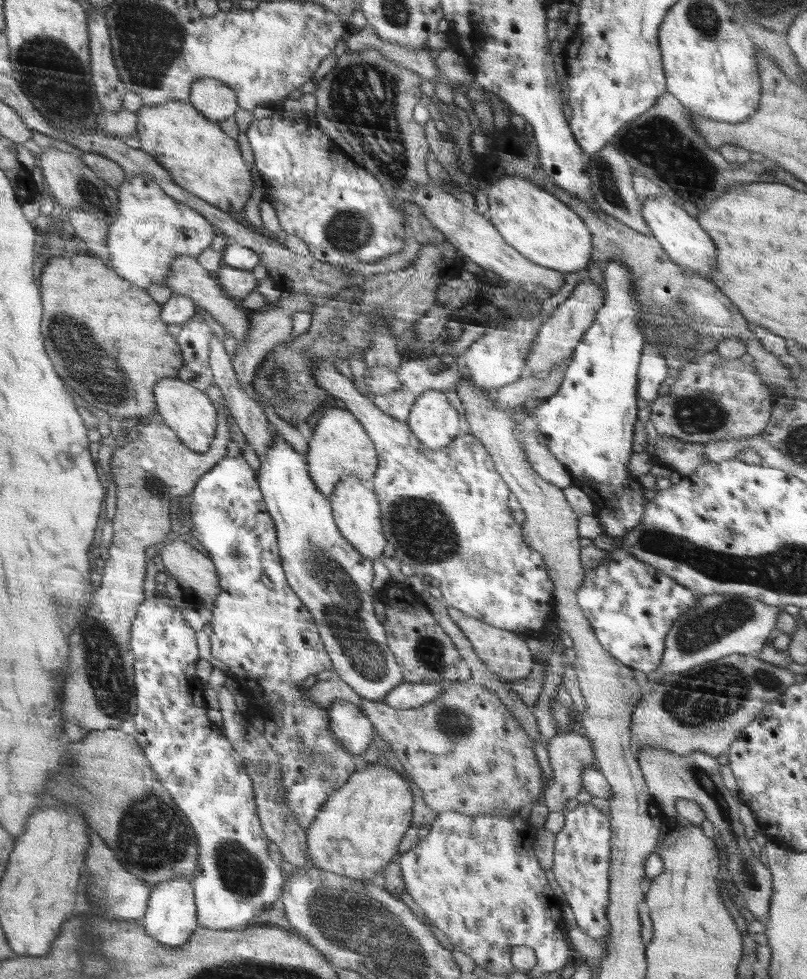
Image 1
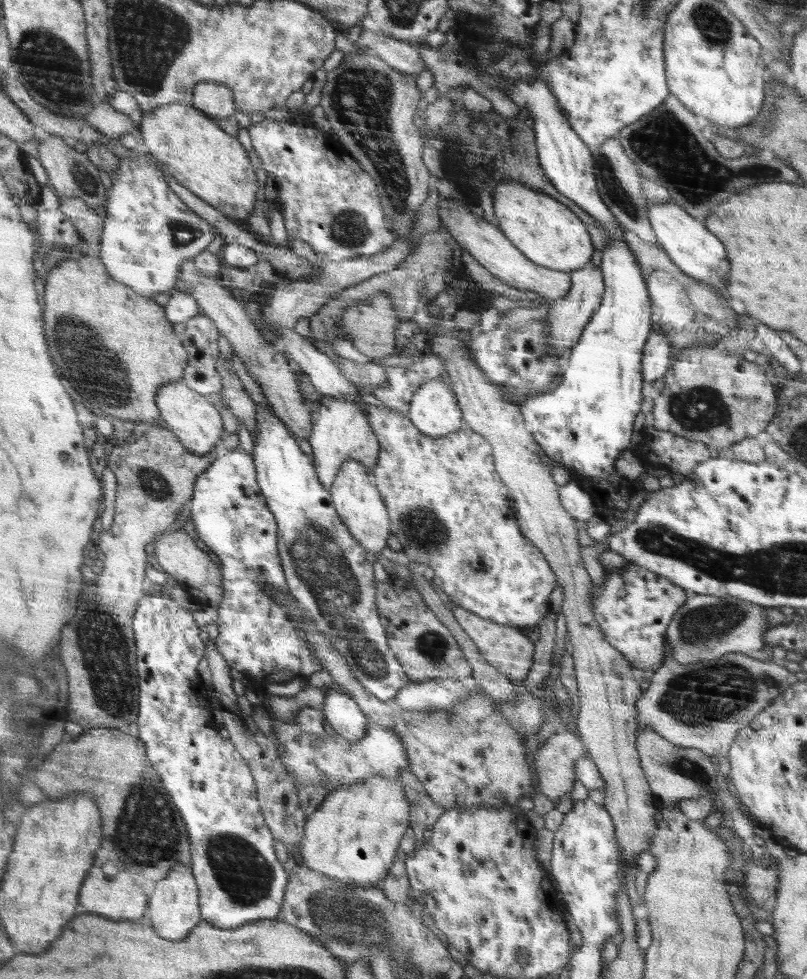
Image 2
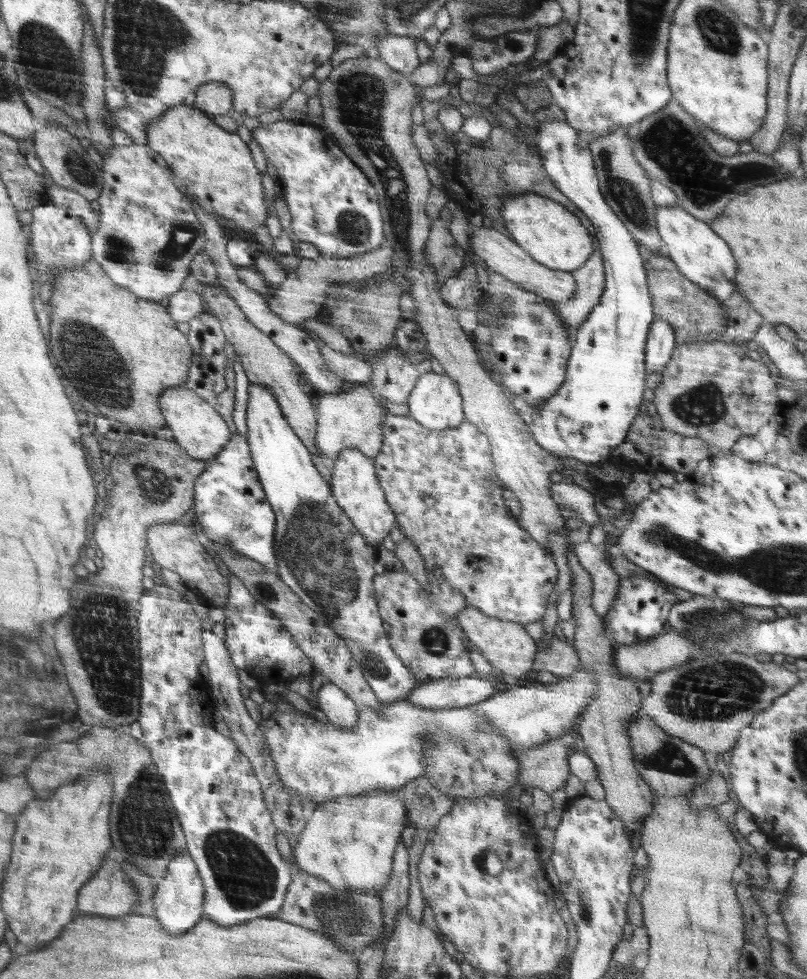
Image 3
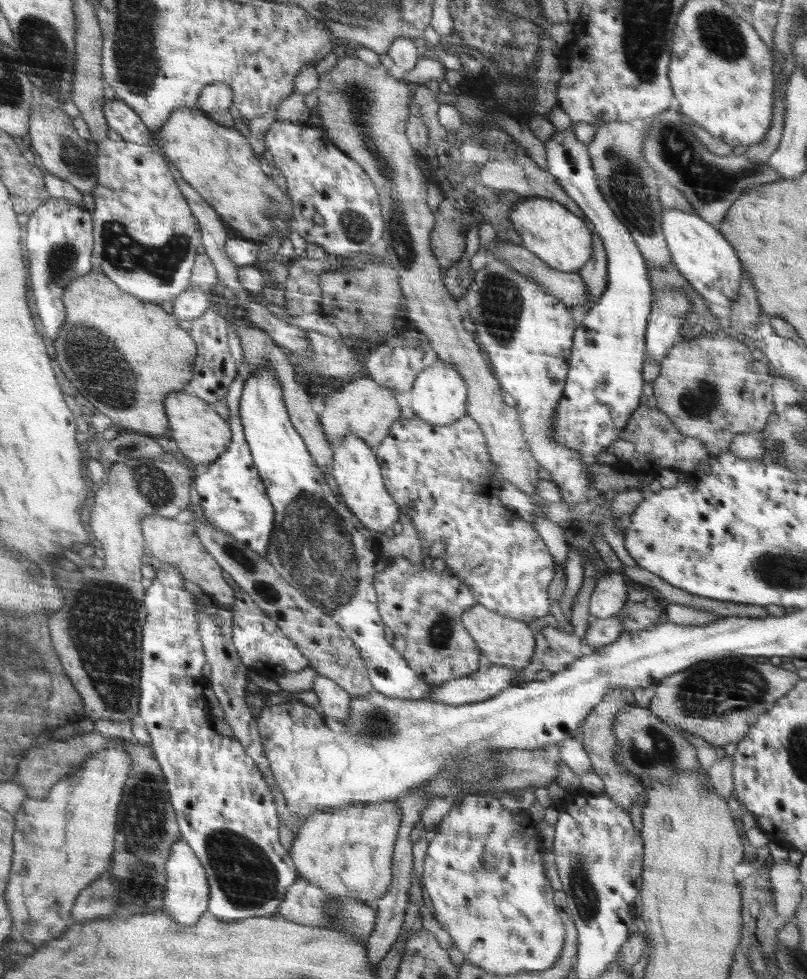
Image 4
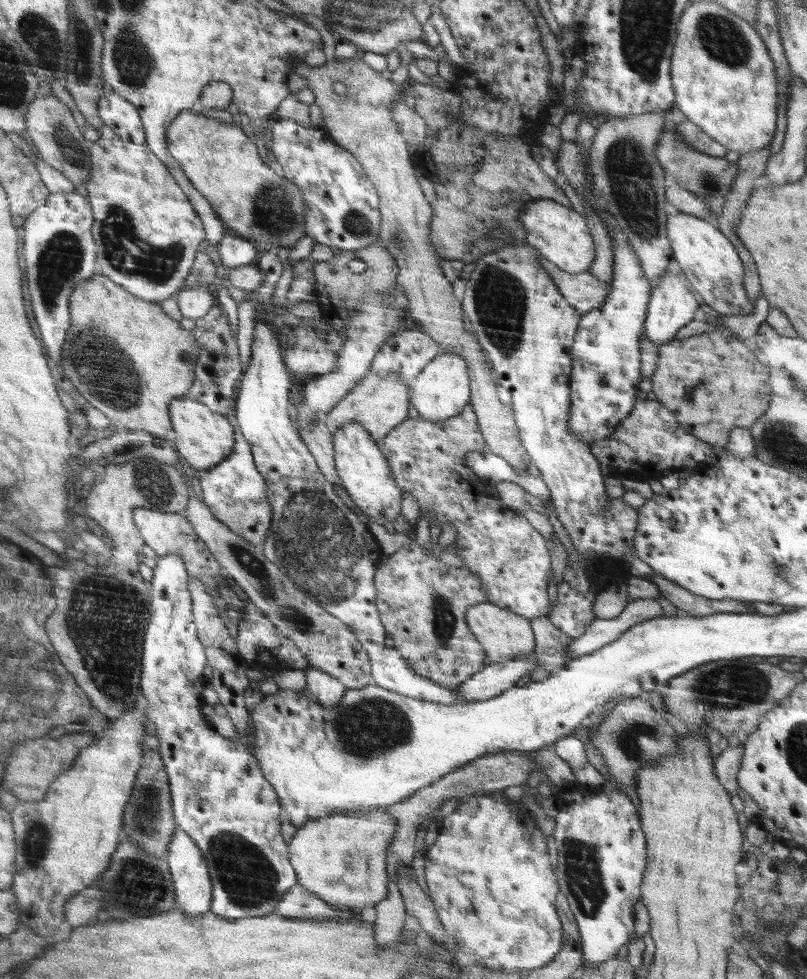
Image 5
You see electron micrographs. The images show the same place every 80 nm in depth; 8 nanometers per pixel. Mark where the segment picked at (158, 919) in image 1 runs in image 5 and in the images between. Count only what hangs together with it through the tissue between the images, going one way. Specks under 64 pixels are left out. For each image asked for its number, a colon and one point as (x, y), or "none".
2: (173, 909)
3: (179, 898)
4: (188, 892)
5: (193, 888)

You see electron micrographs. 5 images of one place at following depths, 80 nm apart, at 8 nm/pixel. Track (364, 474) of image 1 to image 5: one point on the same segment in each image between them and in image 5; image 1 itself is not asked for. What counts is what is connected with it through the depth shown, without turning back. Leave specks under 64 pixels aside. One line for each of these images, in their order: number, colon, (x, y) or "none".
2: (341, 430)
3: (354, 417)
4: (362, 407)
5: (379, 404)

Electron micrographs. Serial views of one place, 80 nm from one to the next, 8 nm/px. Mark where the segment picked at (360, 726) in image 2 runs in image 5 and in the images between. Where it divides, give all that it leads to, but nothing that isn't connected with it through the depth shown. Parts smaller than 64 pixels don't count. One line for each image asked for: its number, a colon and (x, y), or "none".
3: (342, 711)
4: (333, 699)
5: (328, 690)

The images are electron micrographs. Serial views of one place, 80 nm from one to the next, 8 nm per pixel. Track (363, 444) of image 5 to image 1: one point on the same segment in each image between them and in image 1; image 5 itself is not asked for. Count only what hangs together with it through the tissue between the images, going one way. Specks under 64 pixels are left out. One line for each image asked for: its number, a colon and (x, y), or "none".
1: (356, 510)
2: (358, 502)
3: (355, 485)
4: (355, 468)

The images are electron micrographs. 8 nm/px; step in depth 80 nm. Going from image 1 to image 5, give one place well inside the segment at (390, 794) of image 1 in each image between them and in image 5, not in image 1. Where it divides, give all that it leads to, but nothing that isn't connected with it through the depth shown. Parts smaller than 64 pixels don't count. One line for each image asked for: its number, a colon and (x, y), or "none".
2: (354, 836)
3: (350, 841)
4: (348, 852)
5: (340, 857)

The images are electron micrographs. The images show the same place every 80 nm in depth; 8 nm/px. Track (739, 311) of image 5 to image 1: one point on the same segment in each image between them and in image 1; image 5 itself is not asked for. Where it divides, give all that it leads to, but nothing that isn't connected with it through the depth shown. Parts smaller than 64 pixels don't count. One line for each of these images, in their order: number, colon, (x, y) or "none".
1: (682, 237)
2: (699, 254)
3: (700, 254)
4: (700, 252)

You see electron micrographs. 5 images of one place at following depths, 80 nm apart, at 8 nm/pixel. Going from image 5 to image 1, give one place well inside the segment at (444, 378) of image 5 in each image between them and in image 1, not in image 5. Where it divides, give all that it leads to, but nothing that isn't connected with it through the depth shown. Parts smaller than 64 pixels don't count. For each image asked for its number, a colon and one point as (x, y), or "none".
1: (435, 422)
2: (433, 409)
3: (435, 403)
4: (439, 395)

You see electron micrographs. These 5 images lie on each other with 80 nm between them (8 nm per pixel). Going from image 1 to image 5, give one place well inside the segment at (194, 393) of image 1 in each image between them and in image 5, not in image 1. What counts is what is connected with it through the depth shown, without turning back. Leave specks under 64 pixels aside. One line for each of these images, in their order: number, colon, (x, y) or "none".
2: (197, 424)
3: (198, 428)
4: (202, 436)
5: (204, 438)

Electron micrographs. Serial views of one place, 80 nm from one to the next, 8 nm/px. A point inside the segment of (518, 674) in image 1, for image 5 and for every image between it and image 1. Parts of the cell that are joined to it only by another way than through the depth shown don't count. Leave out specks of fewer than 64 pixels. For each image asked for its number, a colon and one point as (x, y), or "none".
2: (507, 649)
3: (507, 646)
4: (505, 641)
5: (505, 635)

